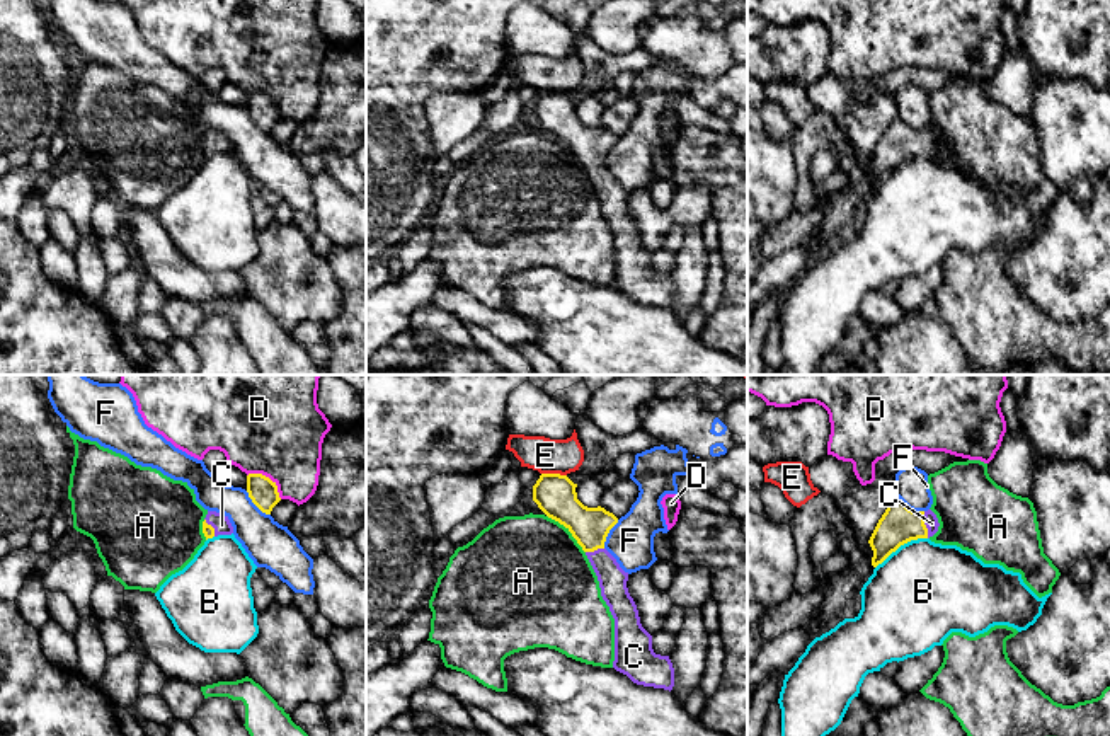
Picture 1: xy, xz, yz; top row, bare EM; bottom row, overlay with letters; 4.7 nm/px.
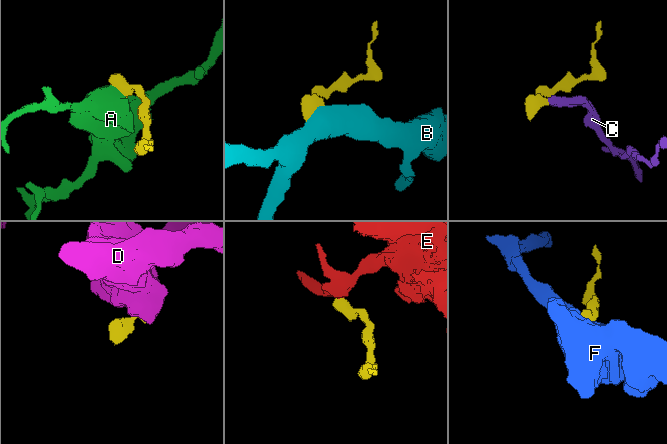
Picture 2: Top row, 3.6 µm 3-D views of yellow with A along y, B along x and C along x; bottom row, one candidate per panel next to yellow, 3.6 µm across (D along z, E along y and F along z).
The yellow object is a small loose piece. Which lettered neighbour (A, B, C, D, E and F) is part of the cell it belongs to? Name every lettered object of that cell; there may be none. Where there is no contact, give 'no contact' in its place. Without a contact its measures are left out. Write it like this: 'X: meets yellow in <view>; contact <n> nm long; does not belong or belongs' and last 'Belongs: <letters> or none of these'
A: meets yellow in xz; contact 260 nm long; does not belong
B: meets yellow in yz; contact 280 nm long; does not belong
C: meets yellow in yz; contact 130 nm long; belongs
D: meets yellow in xy; contact 200 nm long; does not belong
E: meets yellow in xz; contact 120 nm long; does not belong
F: meets yellow in xy; contact 170 nm long; does not belong
Belongs: C

